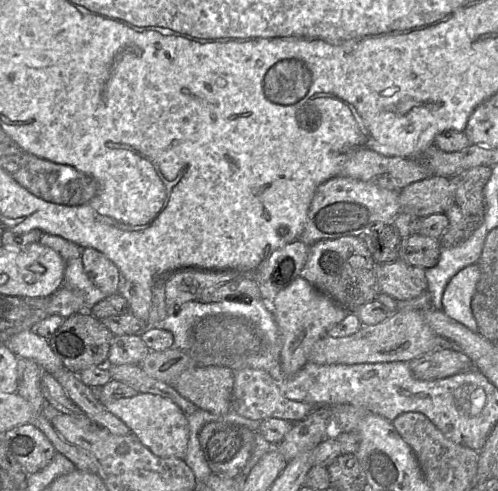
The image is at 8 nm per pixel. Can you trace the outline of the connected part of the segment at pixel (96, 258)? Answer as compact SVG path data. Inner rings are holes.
M84 248L81 259L85 273L100 291L108 296L118 292L121 276L112 261L93 248Z

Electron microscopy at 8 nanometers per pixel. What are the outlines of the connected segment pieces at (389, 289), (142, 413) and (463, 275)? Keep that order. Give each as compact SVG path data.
M399 259L380 264L377 277L380 293L385 293L397 301L418 297L428 288L425 269Z
M149 393L102 402L104 407L133 433L154 455L182 459L186 452L189 427L187 415L170 399Z
M477 263L464 267L450 279L442 297L442 310L473 332L478 332L478 326L471 310L471 300L479 277Z

